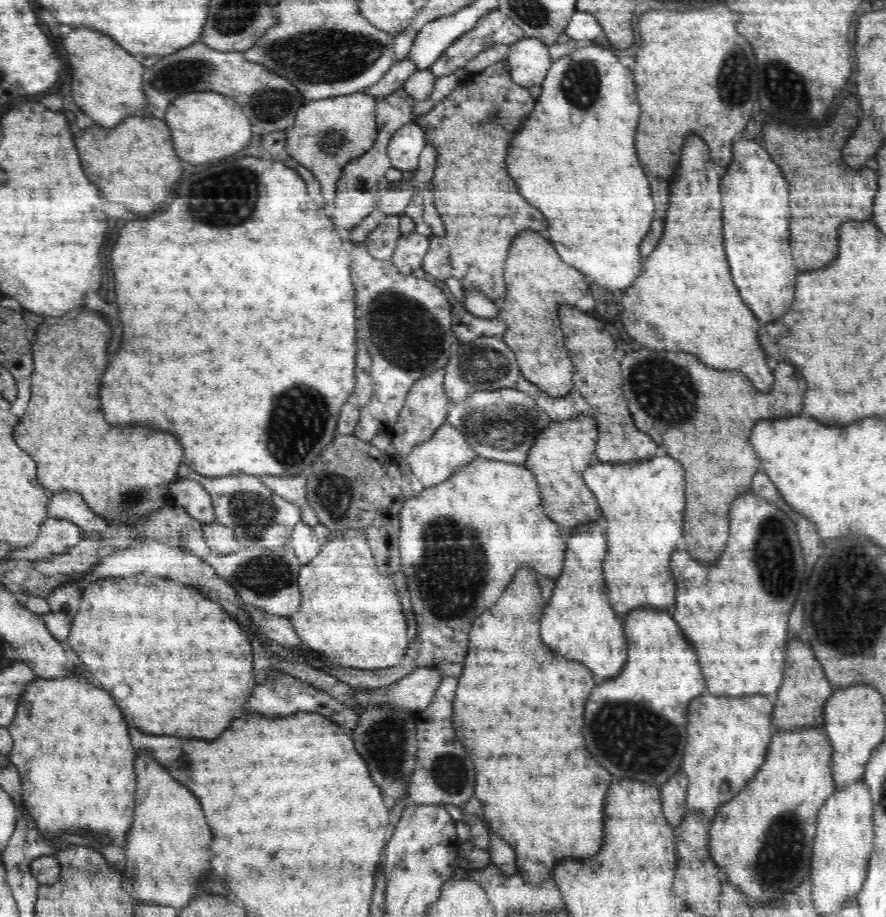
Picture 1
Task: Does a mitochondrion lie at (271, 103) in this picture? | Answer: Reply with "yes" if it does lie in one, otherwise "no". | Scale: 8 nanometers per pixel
yes

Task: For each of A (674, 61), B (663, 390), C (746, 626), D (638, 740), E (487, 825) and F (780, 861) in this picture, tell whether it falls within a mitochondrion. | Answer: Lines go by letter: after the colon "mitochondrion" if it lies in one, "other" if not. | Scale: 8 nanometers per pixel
A: other
B: mitochondrion
C: other
D: mitochondrion
E: other
F: mitochondrion

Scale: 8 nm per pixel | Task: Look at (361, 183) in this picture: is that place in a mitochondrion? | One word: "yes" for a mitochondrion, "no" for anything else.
yes

